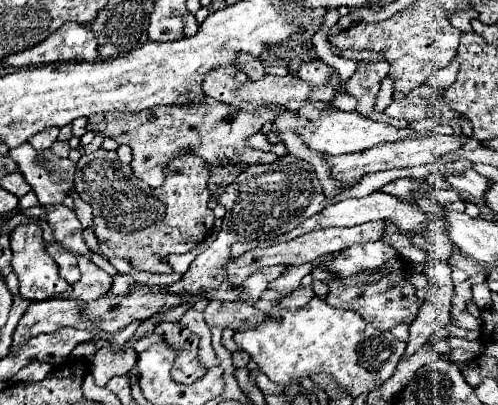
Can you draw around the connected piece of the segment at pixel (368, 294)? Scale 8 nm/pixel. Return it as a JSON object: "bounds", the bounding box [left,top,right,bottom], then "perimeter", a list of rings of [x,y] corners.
{"bounds":[326,263,422,331],"perimeter":[[[388,263],[388,265],[384,265],[384,269],[388,269],[390,275],[380,279],[378,283],[366,285],[366,287],[344,287],[336,279],[330,281],[330,295],[328,295],[326,303],[332,307],[340,307],[340,309],[352,309],[360,317],[364,317],[364,321],[376,325],[378,329],[390,331],[392,327],[396,327],[400,323],[410,325],[416,319],[422,303],[416,297],[414,285],[410,281],[406,281],[406,277],[400,275],[402,271],[406,271],[406,263]]]}

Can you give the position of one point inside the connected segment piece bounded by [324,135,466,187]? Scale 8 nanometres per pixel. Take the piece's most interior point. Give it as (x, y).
(346, 169)

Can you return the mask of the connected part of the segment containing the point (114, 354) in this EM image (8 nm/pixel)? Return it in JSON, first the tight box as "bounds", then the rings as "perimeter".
{"bounds":[92,345,138,387],"perimeter":[[[124,345],[118,351],[110,347],[98,349],[92,357],[92,375],[94,375],[96,385],[104,387],[112,377],[128,375],[130,369],[136,365],[136,357],[138,353],[128,345]]]}

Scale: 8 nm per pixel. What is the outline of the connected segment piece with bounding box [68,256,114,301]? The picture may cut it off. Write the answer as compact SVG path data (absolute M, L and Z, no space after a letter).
M78 256L77 260L81 278L74 285L72 293L68 293L68 297L70 299L80 299L80 301L92 301L96 297L106 295L110 291L114 279L106 271L98 269L90 259Z

